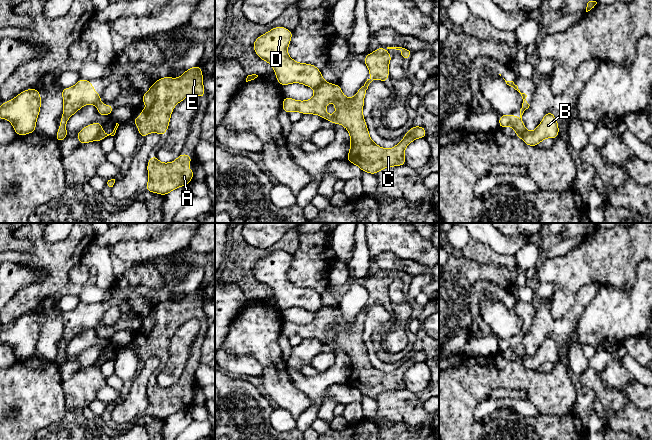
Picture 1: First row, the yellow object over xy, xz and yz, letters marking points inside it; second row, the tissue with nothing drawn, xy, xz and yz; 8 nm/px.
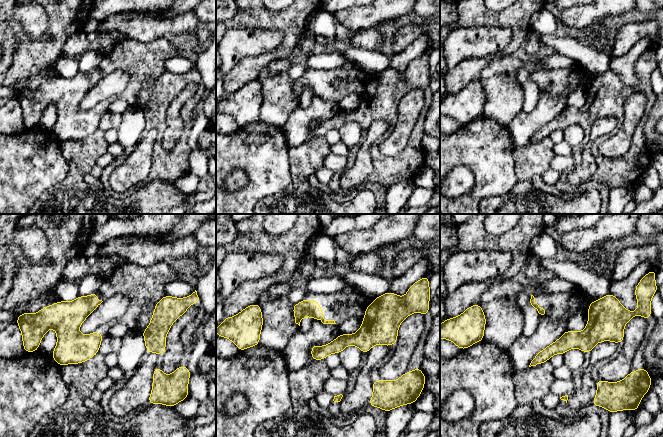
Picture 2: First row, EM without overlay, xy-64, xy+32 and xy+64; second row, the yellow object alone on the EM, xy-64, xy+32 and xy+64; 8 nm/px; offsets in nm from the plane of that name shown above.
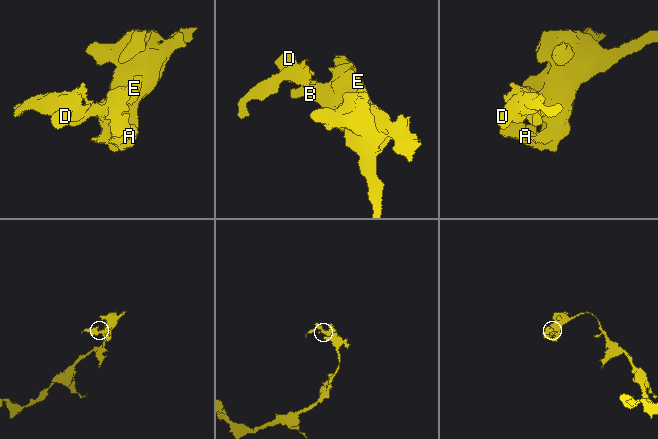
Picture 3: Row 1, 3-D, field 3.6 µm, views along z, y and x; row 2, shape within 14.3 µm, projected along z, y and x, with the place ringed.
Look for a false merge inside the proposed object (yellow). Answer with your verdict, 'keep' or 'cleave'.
cleave

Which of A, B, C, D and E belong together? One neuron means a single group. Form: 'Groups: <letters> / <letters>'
Groups: A B C E / D

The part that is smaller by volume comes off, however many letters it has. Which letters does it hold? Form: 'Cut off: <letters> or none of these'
Cut off: D

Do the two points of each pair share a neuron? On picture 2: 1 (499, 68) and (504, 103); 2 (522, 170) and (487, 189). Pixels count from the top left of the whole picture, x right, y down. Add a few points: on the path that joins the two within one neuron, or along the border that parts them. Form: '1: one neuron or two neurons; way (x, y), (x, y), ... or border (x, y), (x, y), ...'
1: one neuron; way (497, 77), (504, 94)
2: two neurons; border (513, 151), (512, 158), (516, 183), (503, 194)

